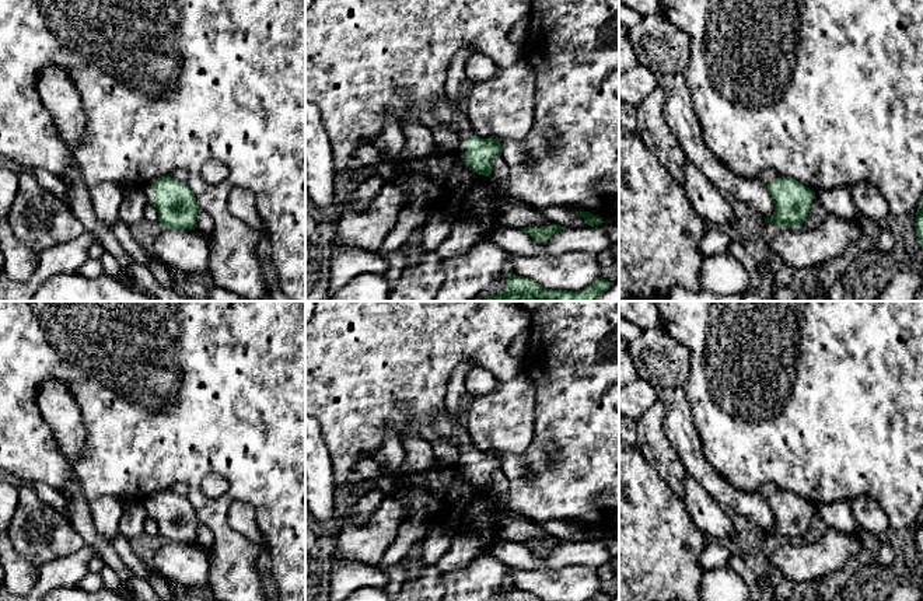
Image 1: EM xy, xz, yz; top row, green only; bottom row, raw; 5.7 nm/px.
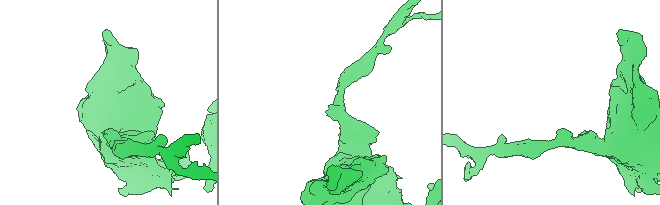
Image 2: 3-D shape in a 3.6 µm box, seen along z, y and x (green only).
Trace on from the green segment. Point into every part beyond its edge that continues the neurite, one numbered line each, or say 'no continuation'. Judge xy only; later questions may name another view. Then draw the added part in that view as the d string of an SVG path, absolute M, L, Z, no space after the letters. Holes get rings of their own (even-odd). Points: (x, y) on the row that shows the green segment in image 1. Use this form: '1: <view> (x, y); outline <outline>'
1: xy (150, 195); outline M153 181L144 184L143 188L141 188L143 192L144 192L144 195L146 195L146 198L147 198L147 202L148 202L148 203L150 203L150 202L154 199L154 196L155 196L155 192L151 192L151 191L150 191L151 184L153 184Z

